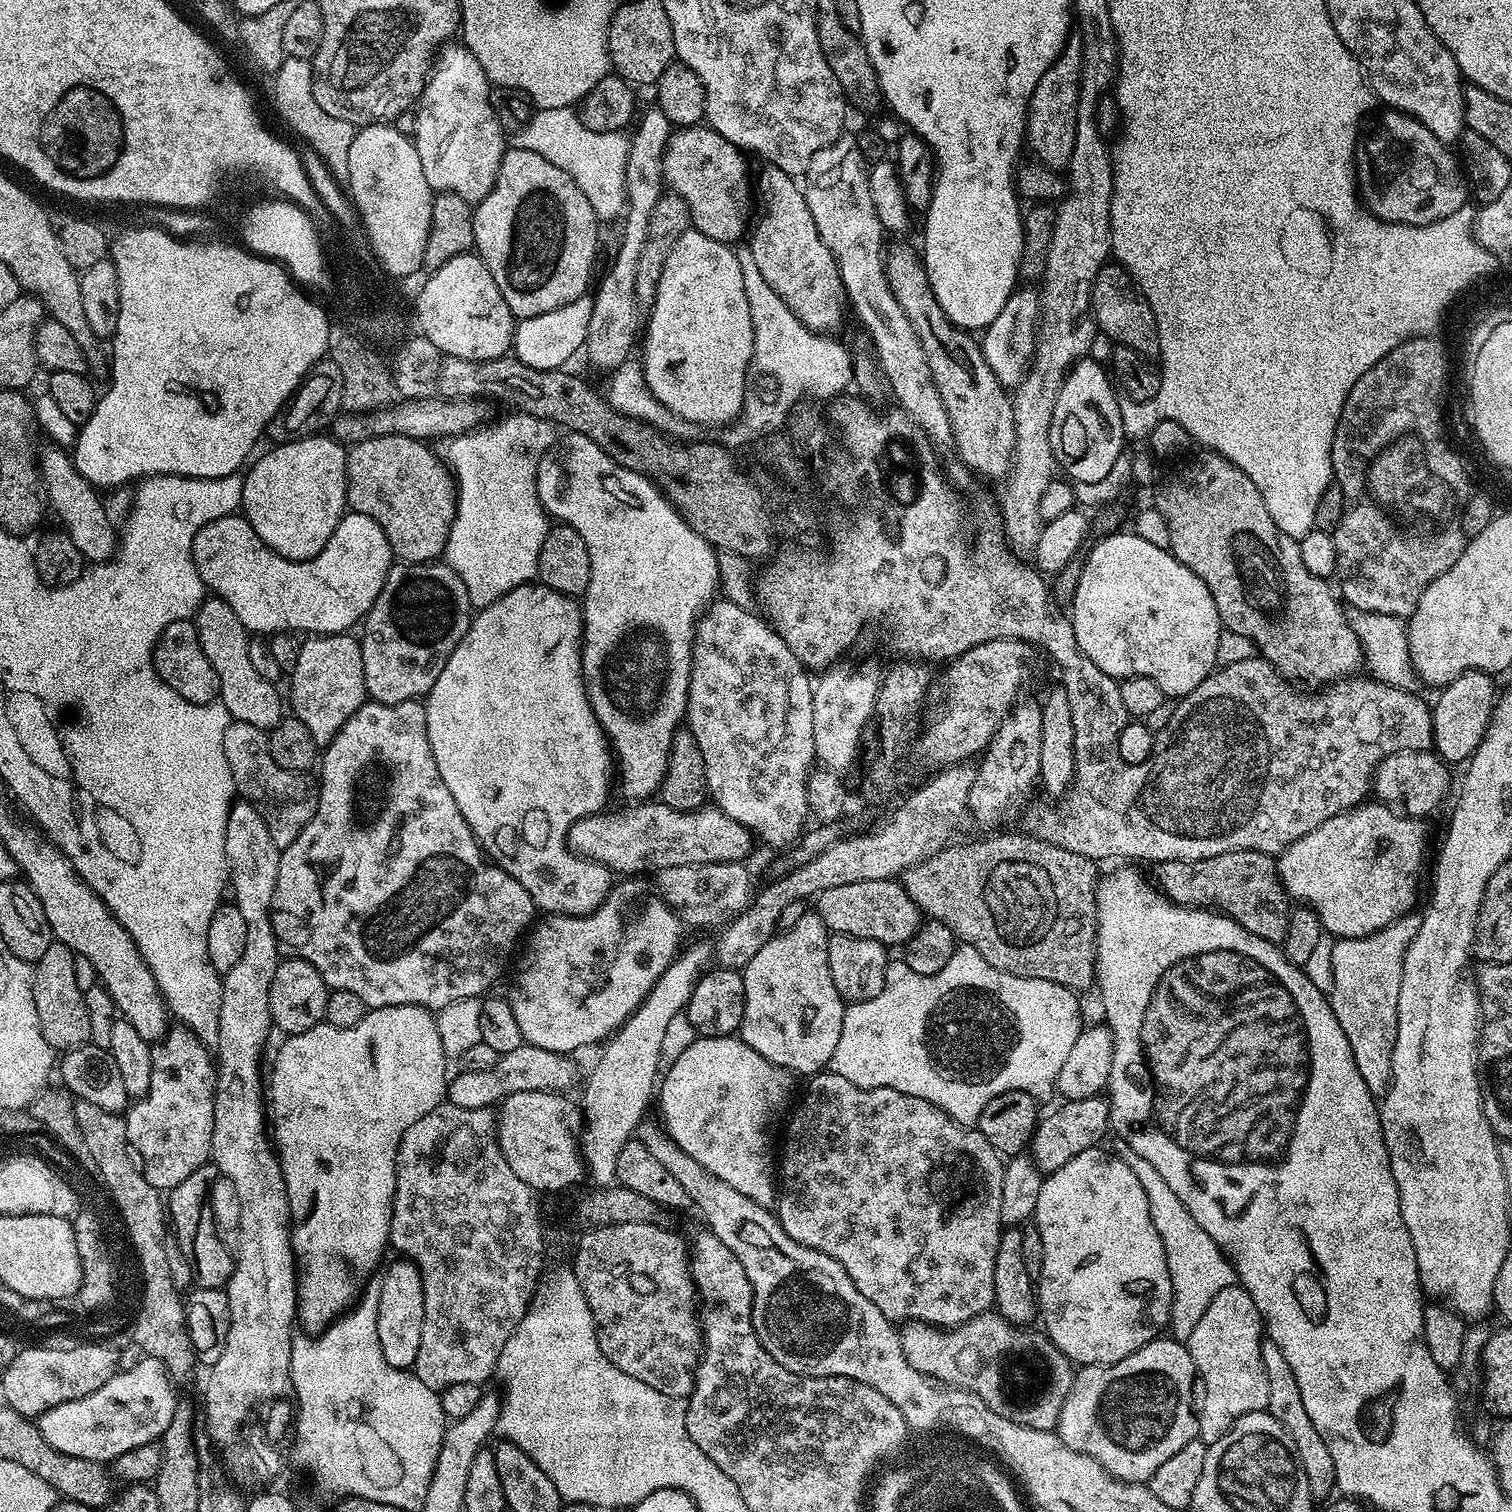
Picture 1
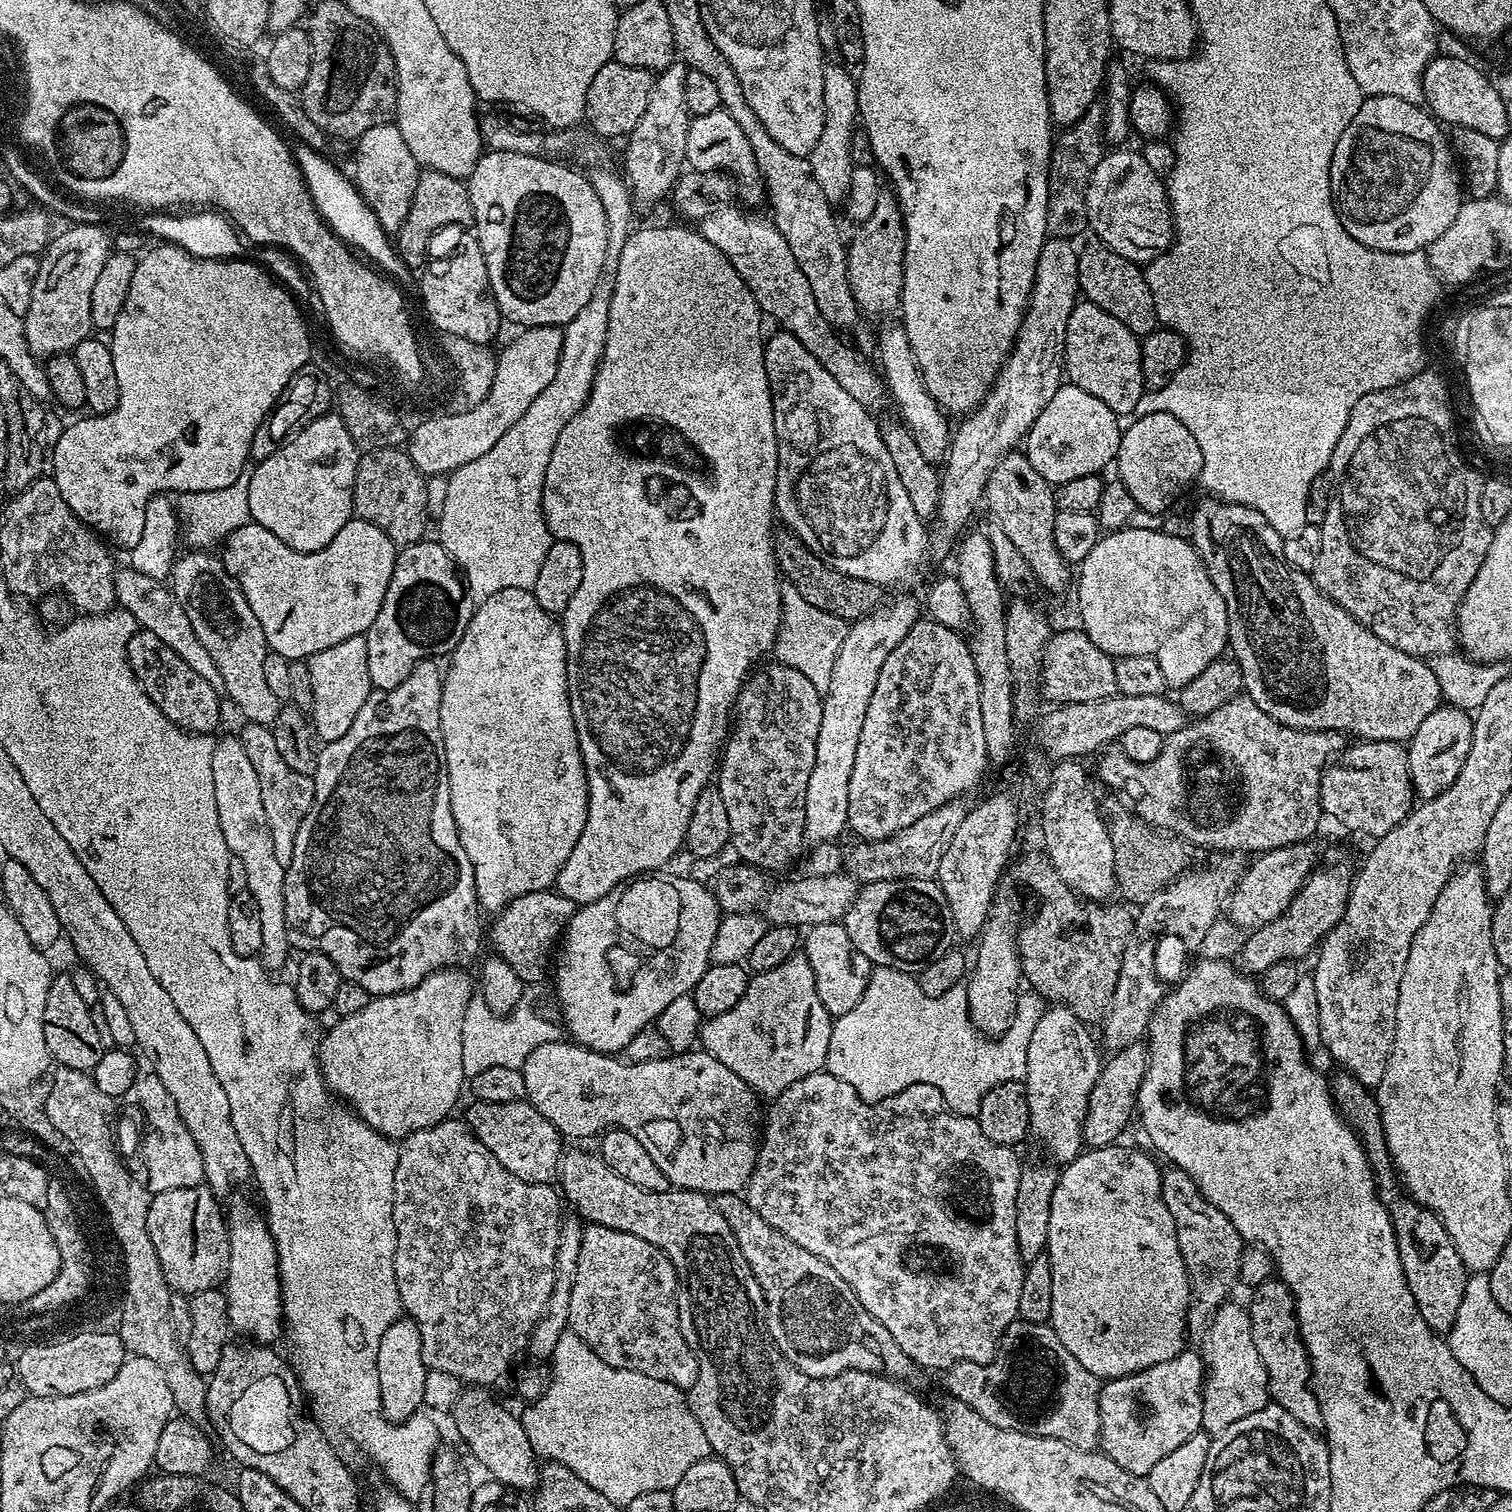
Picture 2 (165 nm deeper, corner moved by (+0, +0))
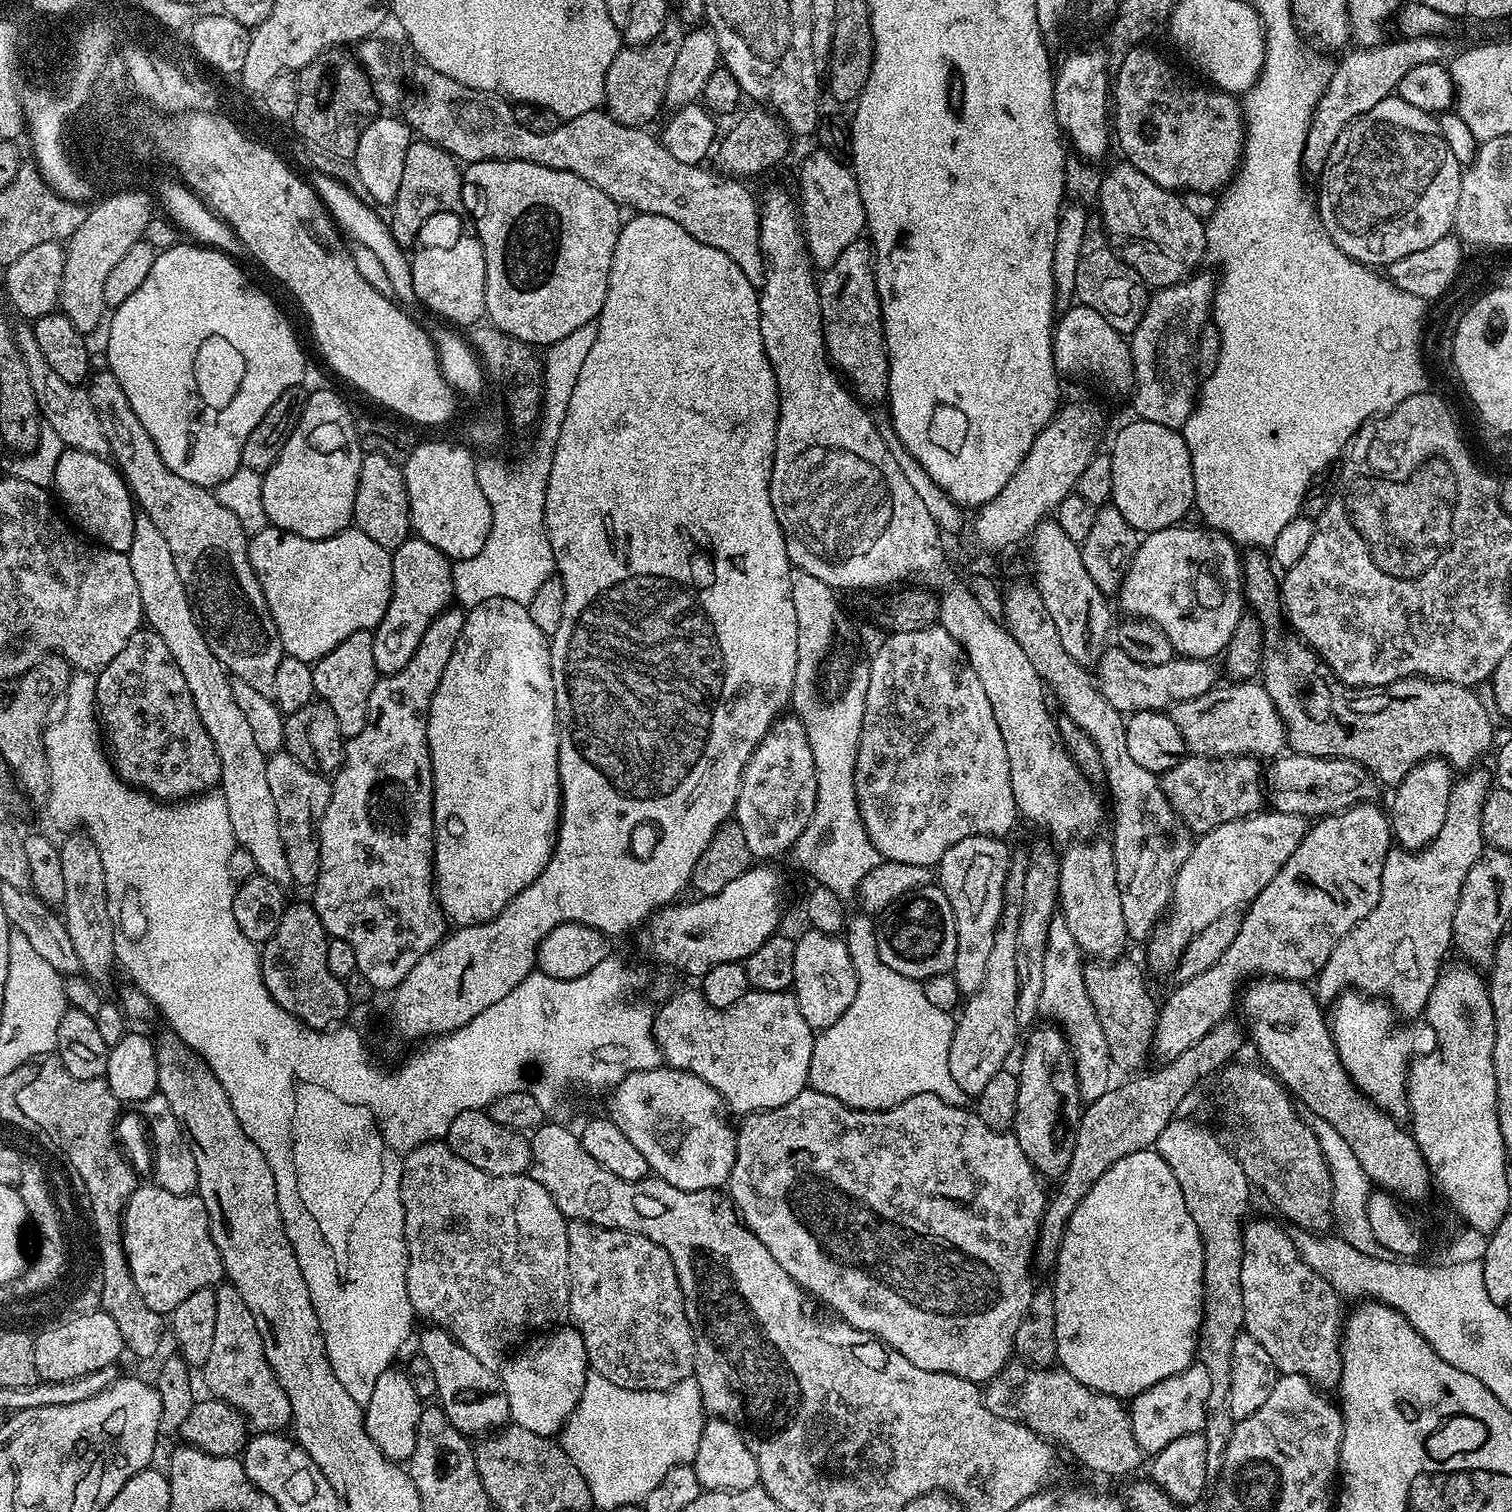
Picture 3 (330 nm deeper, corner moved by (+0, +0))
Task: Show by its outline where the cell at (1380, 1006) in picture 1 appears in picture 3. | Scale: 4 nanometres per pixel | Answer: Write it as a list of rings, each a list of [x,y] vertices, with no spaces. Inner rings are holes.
[[[1481,766],[1473,767],[1471,770],[1465,771],[1464,776],[1455,781],[1450,794],[1450,802],[1446,810],[1446,822],[1442,822],[1442,830],[1438,830],[1438,838],[1434,838],[1434,842],[1430,842],[1425,848],[1419,850],[1409,850],[1399,846],[1393,846],[1388,852],[1388,857],[1384,859],[1382,870],[1382,894],[1378,898],[1378,906],[1374,906],[1374,910],[1370,910],[1370,914],[1366,914],[1366,918],[1362,918],[1362,922],[1358,922],[1358,926],[1354,926],[1345,934],[1338,942],[1338,946],[1334,946],[1334,950],[1330,954],[1330,958],[1326,962],[1326,966],[1322,966],[1322,970],[1315,977],[1314,991],[1316,999],[1321,1002],[1331,1002],[1340,995],[1341,992],[1355,990],[1377,998],[1386,998],[1387,1003],[1391,1004],[1393,1009],[1401,1017],[1416,1016],[1425,1011],[1428,1006],[1428,996],[1434,990],[1436,980],[1440,977],[1444,954],[1453,947],[1452,943],[1452,927],[1454,926],[1454,910],[1458,910],[1458,898],[1462,894],[1462,882],[1466,882],[1466,874],[1470,874],[1470,866],[1474,866],[1474,862],[1478,862],[1478,858],[1484,853],[1485,842],[1484,835],[1480,826],[1482,824],[1482,806],[1484,799],[1487,798],[1490,789],[1493,787],[1494,780],[1488,772]]]

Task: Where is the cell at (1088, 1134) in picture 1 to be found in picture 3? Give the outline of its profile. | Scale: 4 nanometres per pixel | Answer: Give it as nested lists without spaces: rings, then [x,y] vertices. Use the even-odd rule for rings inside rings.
[[[1355,804],[1345,812],[1317,819],[1309,827],[1286,866],[1247,905],[1238,934],[1222,958],[1210,970],[1179,983],[1164,1004],[1162,1000],[1152,1039],[1155,1055],[1173,1060],[1215,1024],[1229,1019],[1228,1011],[1235,1000],[1237,1003],[1243,976],[1308,982],[1319,974],[1340,939],[1378,906],[1384,859],[1394,846],[1389,813],[1378,805]]]

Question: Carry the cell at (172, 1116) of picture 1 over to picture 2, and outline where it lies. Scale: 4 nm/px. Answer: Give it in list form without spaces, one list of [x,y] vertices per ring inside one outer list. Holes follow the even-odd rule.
[[[151,1070],[137,1071],[134,1086],[130,1086],[126,1100],[127,1103],[130,1102],[134,1107],[140,1108],[141,1114],[144,1115],[144,1172],[148,1175],[146,1187],[149,1193],[182,1190],[205,1183],[202,1154],[198,1150],[198,1142],[194,1142],[194,1138],[190,1136],[190,1130],[186,1128],[186,1122],[182,1120],[174,1106],[174,1098],[170,1098],[166,1086],[162,1086],[162,1078],[158,1078],[155,1072]]]

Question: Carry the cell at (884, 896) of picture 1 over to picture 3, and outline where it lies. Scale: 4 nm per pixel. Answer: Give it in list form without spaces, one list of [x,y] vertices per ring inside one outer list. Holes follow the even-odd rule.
[[[939,886],[899,896],[879,913],[875,926],[876,949],[882,963],[890,966],[890,970],[898,970],[898,974],[906,974],[906,978],[921,982],[934,974],[951,972],[956,953],[956,919]]]

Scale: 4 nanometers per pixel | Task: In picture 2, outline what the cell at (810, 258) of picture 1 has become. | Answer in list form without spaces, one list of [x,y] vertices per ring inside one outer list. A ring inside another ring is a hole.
[[[723,108],[689,119],[684,159],[689,169],[722,172],[733,177],[735,195],[739,199],[741,196],[745,205],[765,203],[764,181],[760,178],[758,162],[754,162],[754,150],[750,150],[750,142],[746,142],[742,126],[738,126],[738,122],[734,122],[734,118],[730,118],[730,114],[726,114]]]

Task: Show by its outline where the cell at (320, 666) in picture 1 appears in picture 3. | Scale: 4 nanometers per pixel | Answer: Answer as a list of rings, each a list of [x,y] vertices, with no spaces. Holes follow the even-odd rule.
[[[358,630],[350,634],[330,654],[326,654],[321,660],[312,664],[314,674],[314,690],[319,699],[325,700],[334,710],[338,718],[338,726],[345,738],[356,736],[366,726],[368,721],[368,707],[370,706],[370,694],[374,690],[378,673],[374,666],[374,642],[372,632]]]

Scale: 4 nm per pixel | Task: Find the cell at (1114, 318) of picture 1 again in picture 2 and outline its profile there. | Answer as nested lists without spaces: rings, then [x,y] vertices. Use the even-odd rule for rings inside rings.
[[[1092,238],[1089,241],[1085,248],[1079,249],[1078,258],[1078,282],[1083,299],[1118,318],[1136,337],[1149,336],[1156,331],[1158,321],[1154,310],[1154,294],[1150,294],[1150,286],[1141,265],[1128,261],[1098,239]]]

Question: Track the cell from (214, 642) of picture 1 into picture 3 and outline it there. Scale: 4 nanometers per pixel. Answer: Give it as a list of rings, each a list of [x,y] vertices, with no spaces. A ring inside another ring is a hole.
[[[92,372],[86,387],[90,394],[90,402],[94,402],[102,434],[106,434],[108,439],[111,459],[120,469],[124,481],[128,483],[128,489],[131,490],[139,511],[148,516],[150,522],[158,526],[158,530],[162,530],[162,538],[166,538],[170,554],[174,554],[178,578],[182,578],[186,598],[196,616],[196,623],[204,631],[210,650],[231,675],[242,678],[249,686],[254,686],[259,694],[271,697],[278,662],[286,653],[276,633],[266,598],[262,594],[262,586],[250,566],[249,533],[245,532],[240,519],[216,500],[215,491],[198,486],[194,482],[186,482],[186,478],[178,478],[178,474],[174,474],[174,470],[170,470],[170,466],[162,462],[162,454],[158,454],[154,438],[150,438],[150,434],[146,434],[146,426],[138,422],[138,414],[134,414],[134,406],[130,406],[126,390],[118,386],[118,378],[113,372]]]

